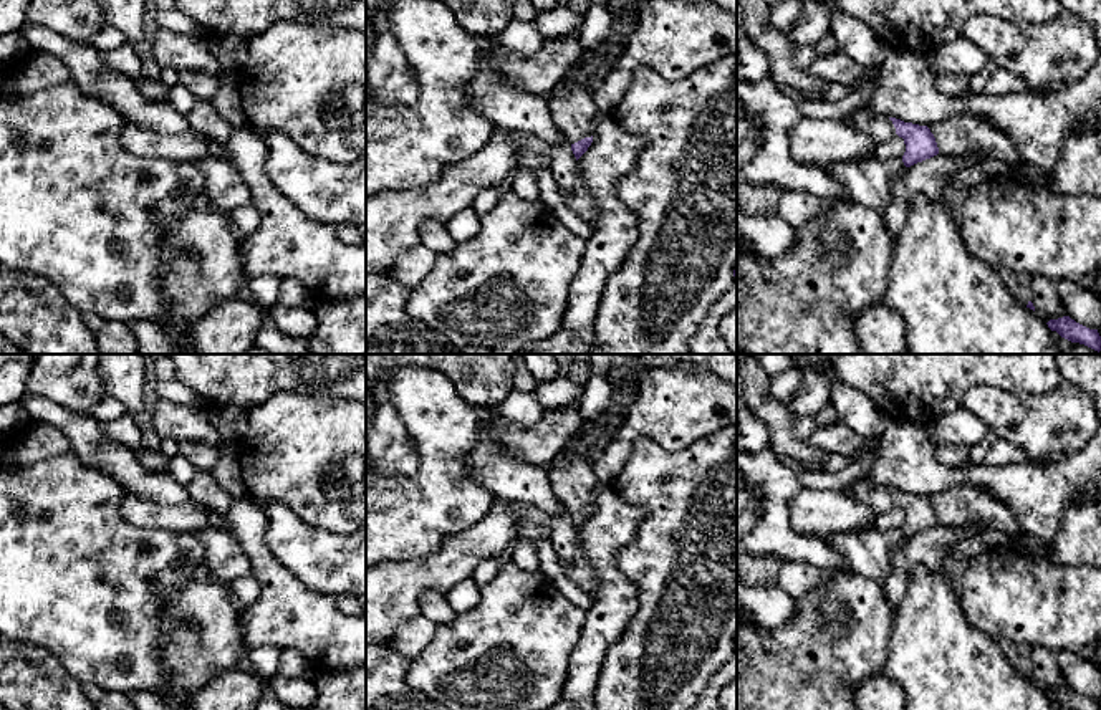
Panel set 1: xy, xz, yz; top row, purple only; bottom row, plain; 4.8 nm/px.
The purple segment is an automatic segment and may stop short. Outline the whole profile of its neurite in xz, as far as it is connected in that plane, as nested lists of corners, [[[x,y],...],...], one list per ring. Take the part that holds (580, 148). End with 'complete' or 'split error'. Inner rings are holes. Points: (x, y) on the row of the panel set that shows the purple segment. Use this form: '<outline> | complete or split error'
[[[561,79],[546,98],[550,114],[571,144],[576,161],[593,142],[598,106],[593,94],[579,86],[568,88]]] | split error

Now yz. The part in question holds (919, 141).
[[[866,106],[853,111],[848,119],[851,119],[853,126],[868,134],[876,144],[891,141],[896,136],[902,137],[906,144],[902,162],[906,167],[939,154],[935,137],[927,126],[876,116]]] | split error

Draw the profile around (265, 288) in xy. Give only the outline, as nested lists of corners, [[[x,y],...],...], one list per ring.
[[[276,275],[250,276],[250,290],[265,308],[272,308],[278,301],[280,278]]]

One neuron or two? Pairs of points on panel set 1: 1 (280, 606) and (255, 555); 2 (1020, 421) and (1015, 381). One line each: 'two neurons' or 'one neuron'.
1: one neuron
2: two neurons

